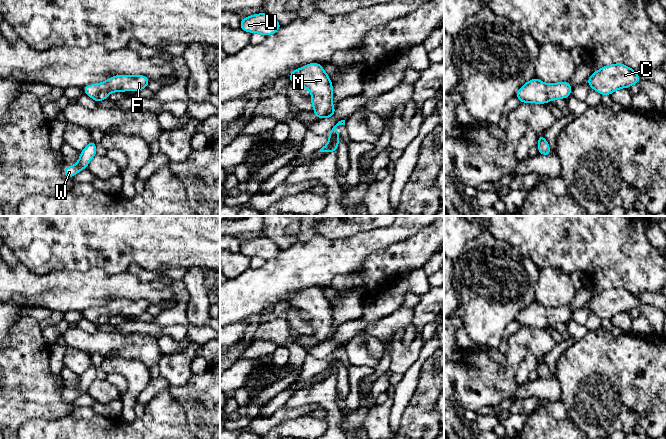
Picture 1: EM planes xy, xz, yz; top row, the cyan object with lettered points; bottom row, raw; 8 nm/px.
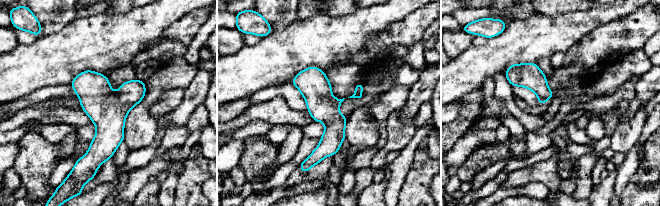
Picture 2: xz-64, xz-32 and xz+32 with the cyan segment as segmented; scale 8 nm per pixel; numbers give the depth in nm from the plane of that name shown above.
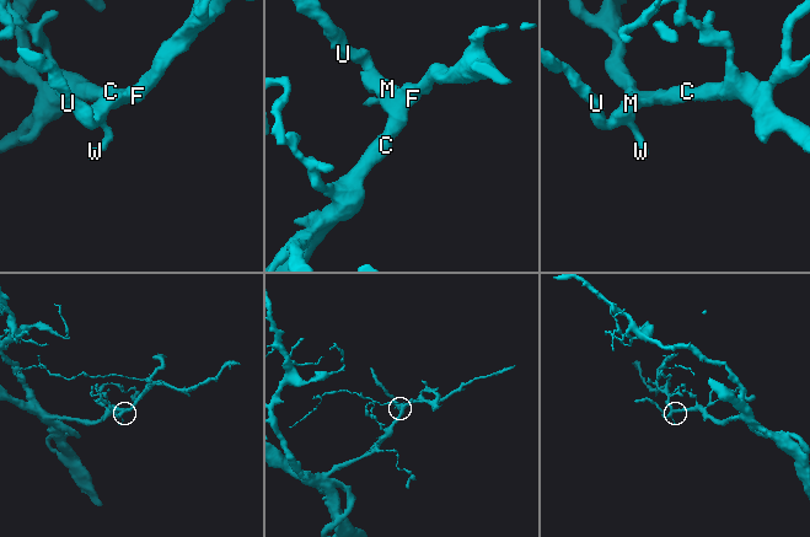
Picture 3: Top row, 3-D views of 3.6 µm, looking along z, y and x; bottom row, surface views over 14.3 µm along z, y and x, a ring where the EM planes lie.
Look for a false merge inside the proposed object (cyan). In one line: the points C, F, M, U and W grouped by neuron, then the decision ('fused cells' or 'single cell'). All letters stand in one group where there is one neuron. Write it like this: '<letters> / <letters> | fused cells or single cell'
C F M U W | single cell

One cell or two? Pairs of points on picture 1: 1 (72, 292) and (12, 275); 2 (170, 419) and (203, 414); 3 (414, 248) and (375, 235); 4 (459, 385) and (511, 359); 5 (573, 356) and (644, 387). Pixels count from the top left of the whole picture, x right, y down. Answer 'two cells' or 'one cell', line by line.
1: one cell
2: two cells
3: two cells
4: one cell
5: one cell

